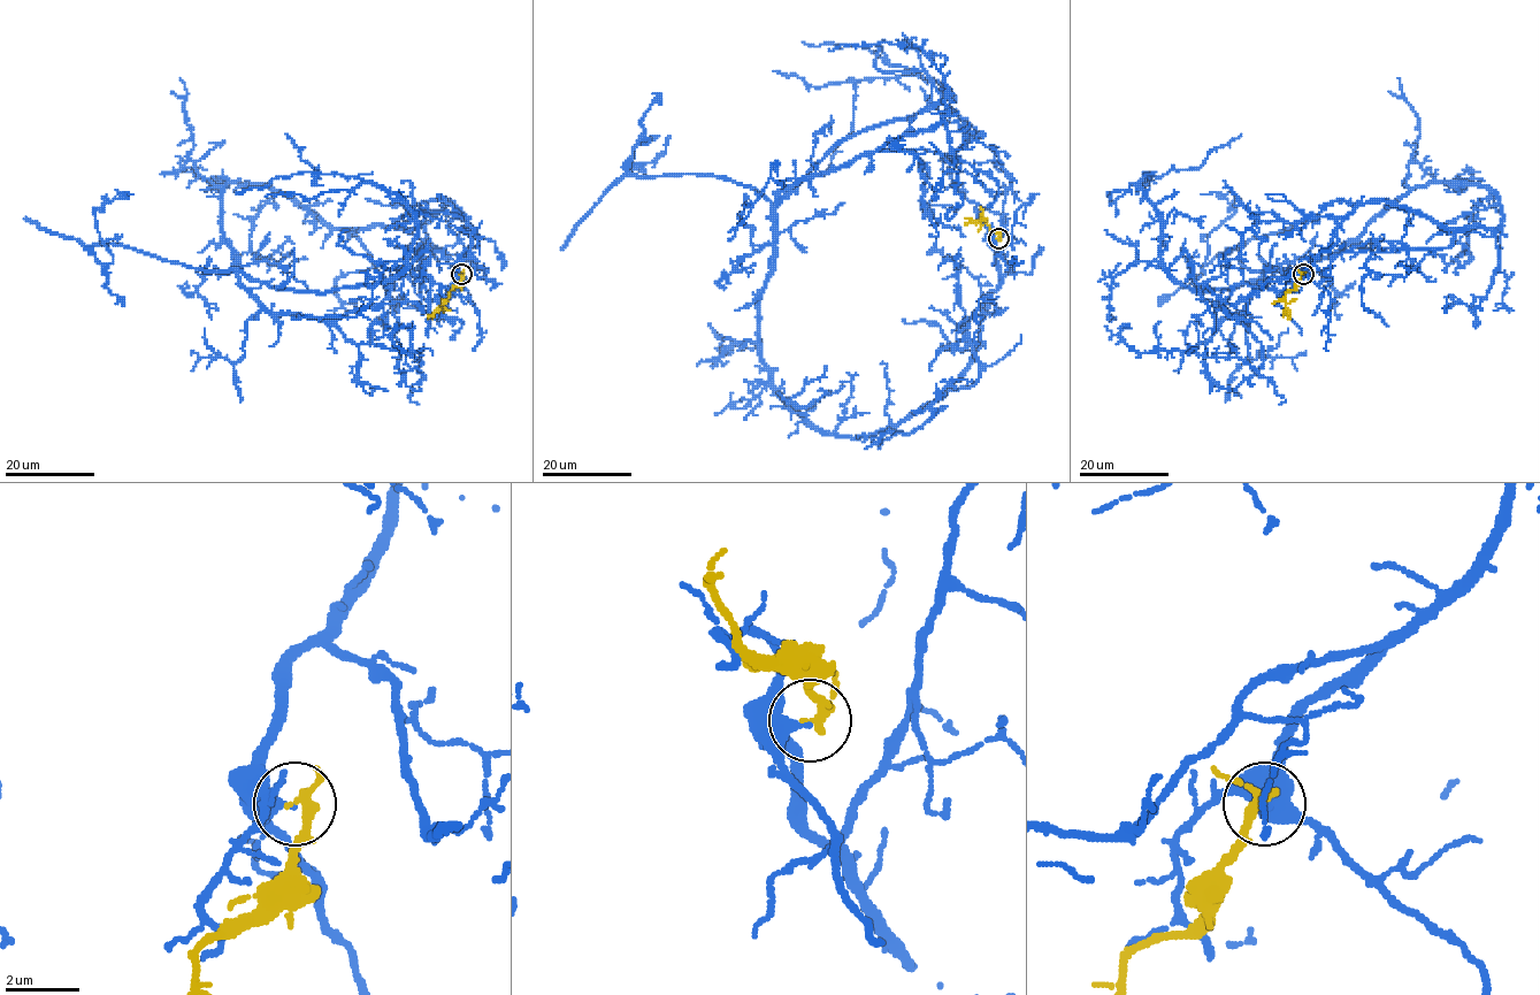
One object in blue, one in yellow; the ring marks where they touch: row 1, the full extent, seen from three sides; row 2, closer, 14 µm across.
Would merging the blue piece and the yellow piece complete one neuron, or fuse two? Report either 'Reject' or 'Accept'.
Reject

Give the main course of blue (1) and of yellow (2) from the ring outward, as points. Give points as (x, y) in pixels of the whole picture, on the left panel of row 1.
1: (460, 274), (447, 201), (335, 228), (231, 182), (237, 269), (327, 291), (406, 266), (418, 215), (285, 134)
2: (460, 274), (460, 282), (450, 291), (449, 298), (427, 319)

